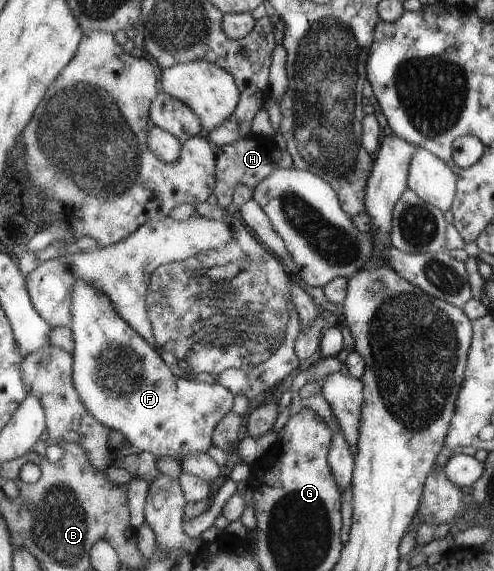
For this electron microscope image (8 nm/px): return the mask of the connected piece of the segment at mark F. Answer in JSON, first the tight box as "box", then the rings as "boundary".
{"box":[69,280,235,464],"boundary":[[[86,280],[76,284],[72,298],[75,315],[69,328],[76,338],[73,354],[75,384],[96,420],[110,429],[122,432],[136,452],[150,452],[156,459],[171,457],[180,464],[186,456],[192,456],[192,452],[207,452],[215,444],[213,435],[216,426],[232,412],[235,395],[219,383],[210,385],[178,378],[168,364],[164,365],[160,352],[116,312],[110,298],[100,294]]]}

